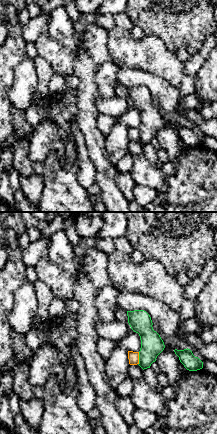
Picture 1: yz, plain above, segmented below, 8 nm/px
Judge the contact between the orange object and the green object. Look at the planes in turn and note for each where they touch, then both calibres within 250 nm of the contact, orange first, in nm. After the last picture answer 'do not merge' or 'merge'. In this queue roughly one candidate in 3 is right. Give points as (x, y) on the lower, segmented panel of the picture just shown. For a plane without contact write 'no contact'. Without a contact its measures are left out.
contact (138, 358); calibres 90 and 180 nm

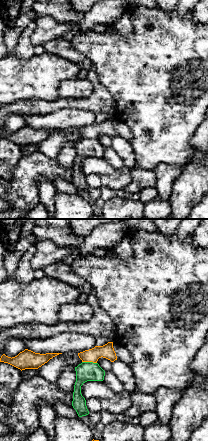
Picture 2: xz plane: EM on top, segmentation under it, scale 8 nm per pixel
contact (89, 361); calibres 110 and 160 nm

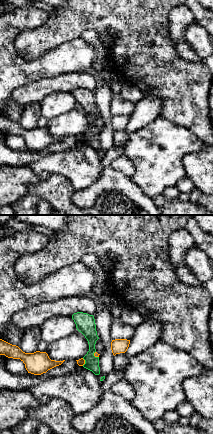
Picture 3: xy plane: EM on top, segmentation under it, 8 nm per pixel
contact (94, 355); calibres 40 and 150 nm

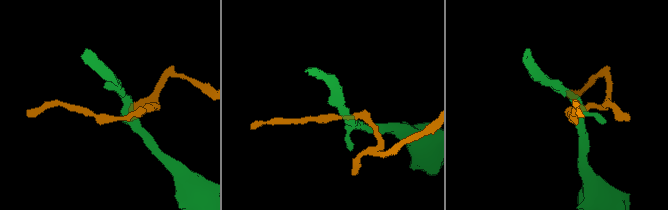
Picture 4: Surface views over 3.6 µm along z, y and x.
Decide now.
do not merge

